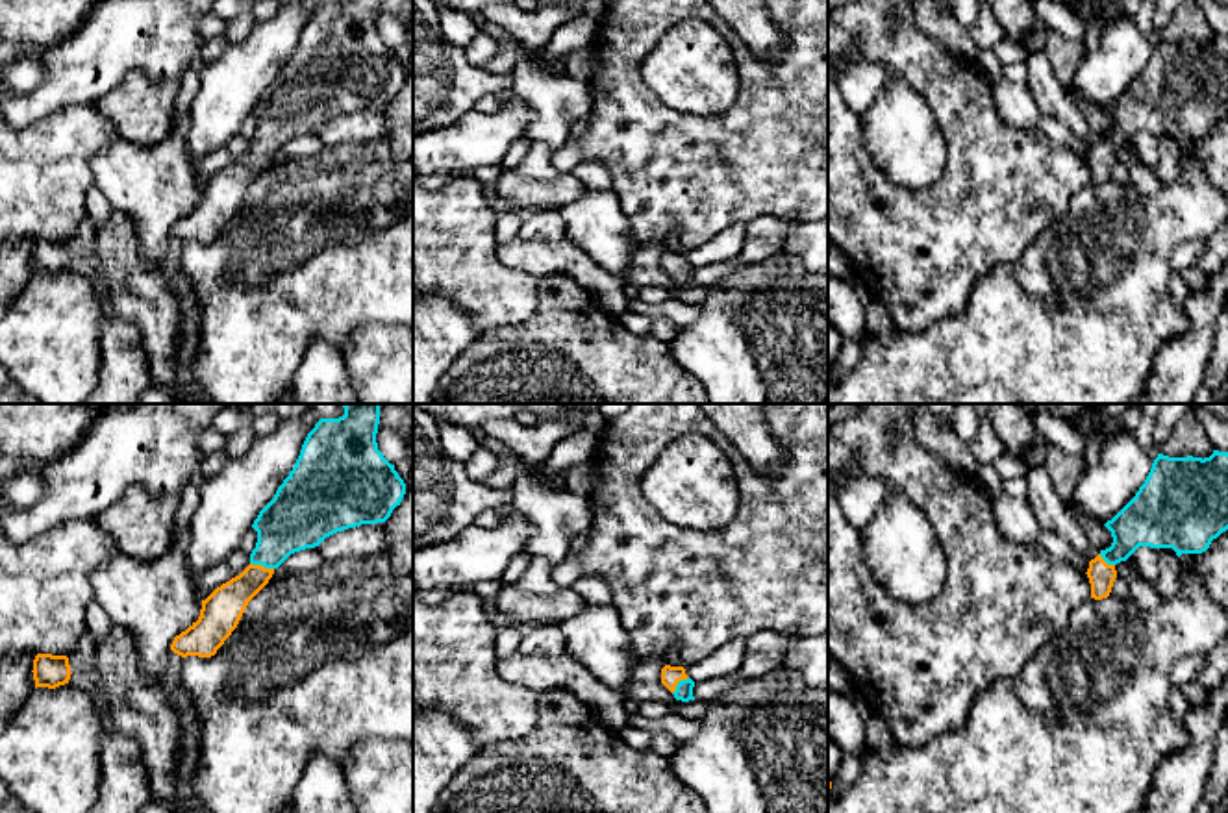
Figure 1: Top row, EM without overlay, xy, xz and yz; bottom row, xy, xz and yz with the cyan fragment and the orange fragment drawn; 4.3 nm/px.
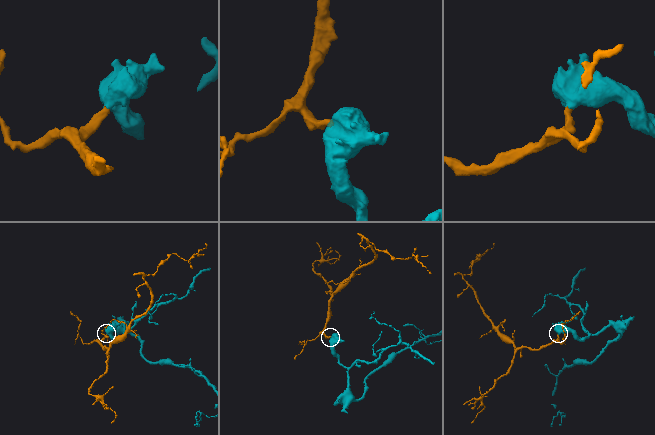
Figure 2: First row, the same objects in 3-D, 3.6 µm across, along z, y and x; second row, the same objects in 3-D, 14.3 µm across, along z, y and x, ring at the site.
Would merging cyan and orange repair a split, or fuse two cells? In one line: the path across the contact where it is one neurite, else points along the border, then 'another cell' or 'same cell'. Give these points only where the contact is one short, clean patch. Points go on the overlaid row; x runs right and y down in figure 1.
across xy (295, 519), (278, 536), (262, 563), (225, 606) | same cell

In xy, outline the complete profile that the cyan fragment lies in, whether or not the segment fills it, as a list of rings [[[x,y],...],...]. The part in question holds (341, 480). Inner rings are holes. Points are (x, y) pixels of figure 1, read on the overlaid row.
[[[343,404],[343,407],[343,417],[320,419],[307,433],[293,470],[252,524],[257,543],[250,554],[250,565],[202,600],[198,620],[174,637],[170,644],[174,654],[182,657],[215,656],[237,628],[248,602],[291,554],[315,548],[337,532],[385,522],[400,506],[406,483],[376,443],[380,404]]]

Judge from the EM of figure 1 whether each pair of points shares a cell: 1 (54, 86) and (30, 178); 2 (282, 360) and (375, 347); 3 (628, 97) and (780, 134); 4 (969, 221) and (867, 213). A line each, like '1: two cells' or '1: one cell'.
1: two cells
2: two cells
3: one cell
4: one cell

